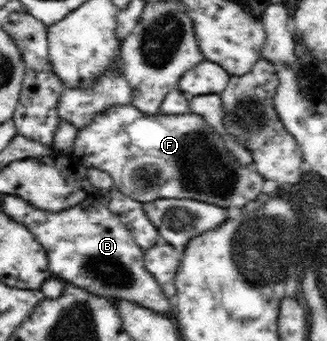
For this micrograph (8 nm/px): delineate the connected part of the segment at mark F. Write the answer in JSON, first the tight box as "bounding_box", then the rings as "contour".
{"bounding_box":[70,104,265,208],"contour":[[[131,104],[106,106],[104,111],[95,113],[87,124],[77,129],[70,156],[86,169],[96,168],[106,172],[114,180],[119,192],[141,204],[167,198],[192,199],[223,208],[243,208],[261,194],[265,182],[253,167],[235,166],[221,136],[215,134],[198,114],[191,112],[147,115]]]}

